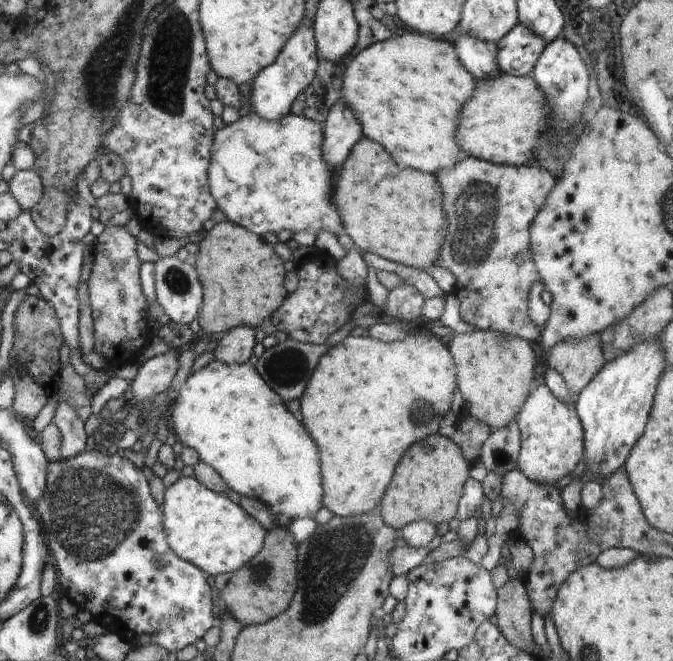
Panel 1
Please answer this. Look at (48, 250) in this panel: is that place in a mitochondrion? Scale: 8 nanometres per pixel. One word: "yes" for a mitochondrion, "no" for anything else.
no

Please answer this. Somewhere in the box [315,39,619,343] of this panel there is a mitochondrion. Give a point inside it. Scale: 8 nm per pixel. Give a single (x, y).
(477, 205)

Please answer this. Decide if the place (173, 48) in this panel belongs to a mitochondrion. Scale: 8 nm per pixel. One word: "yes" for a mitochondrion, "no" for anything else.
yes

